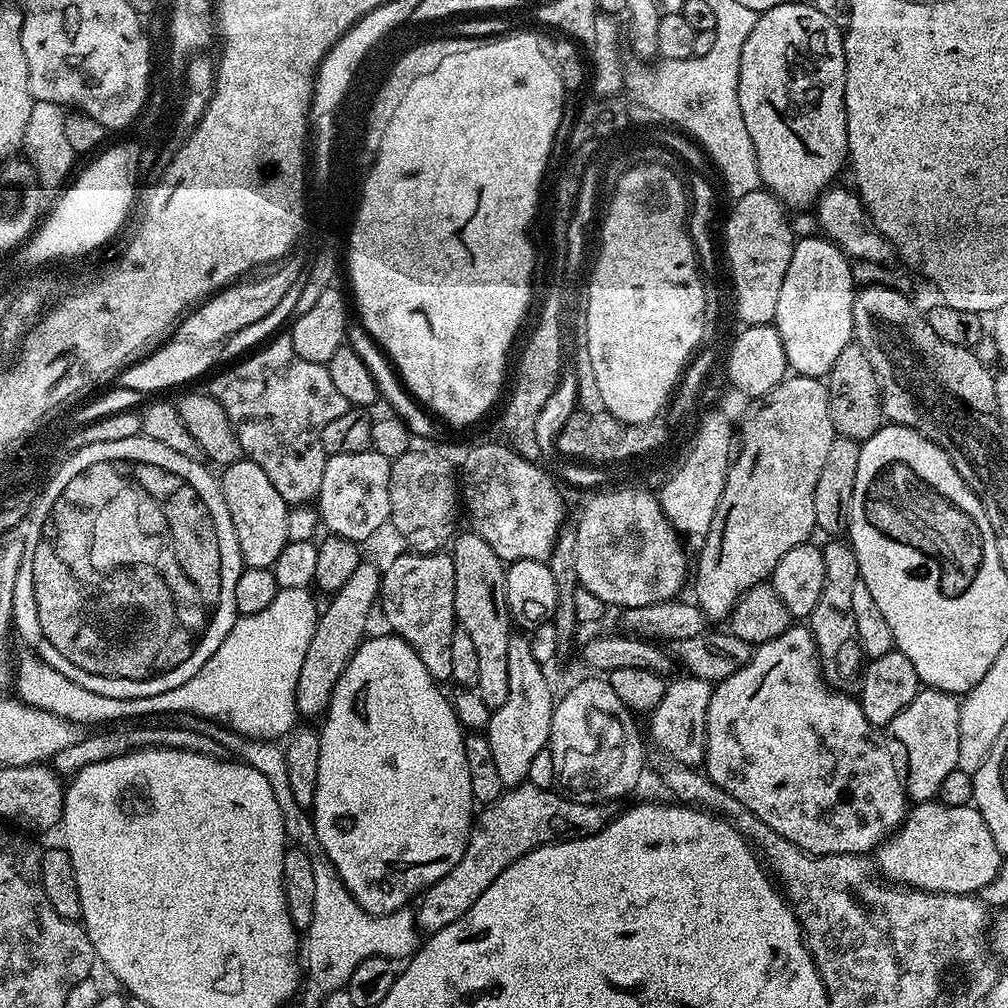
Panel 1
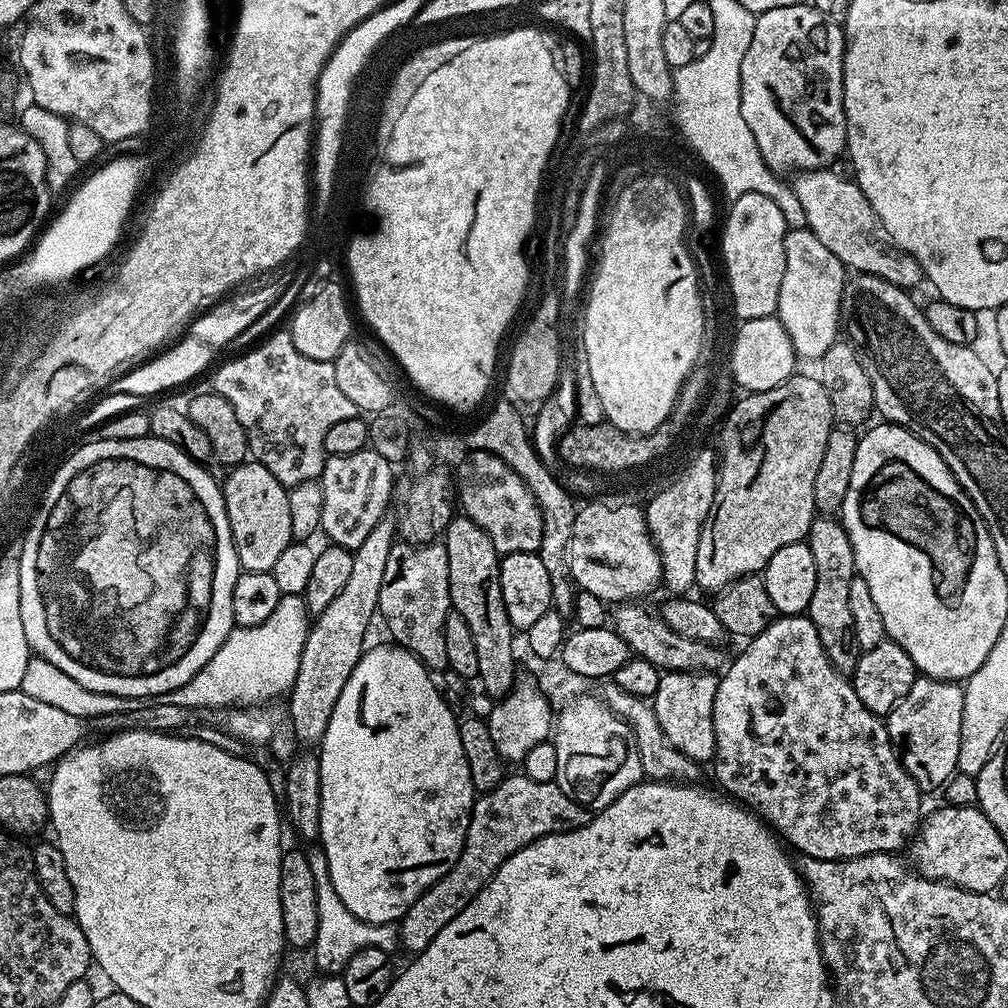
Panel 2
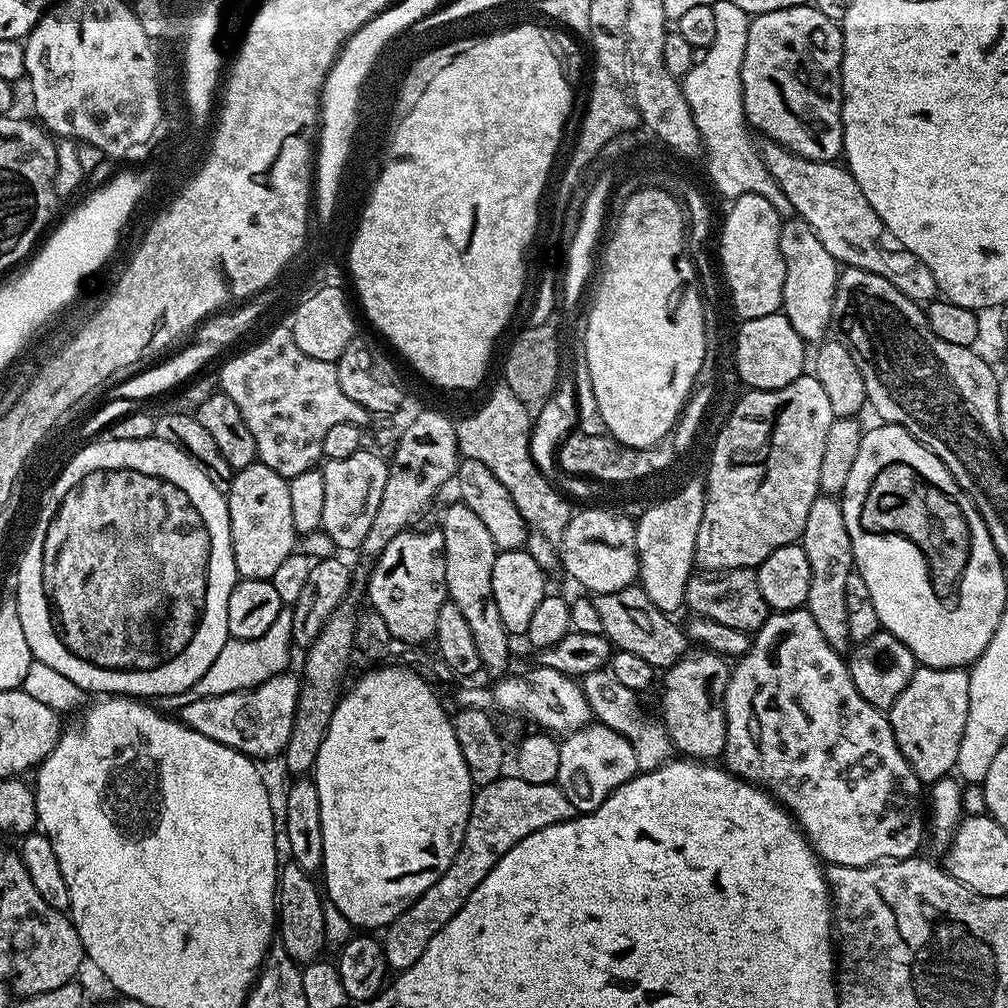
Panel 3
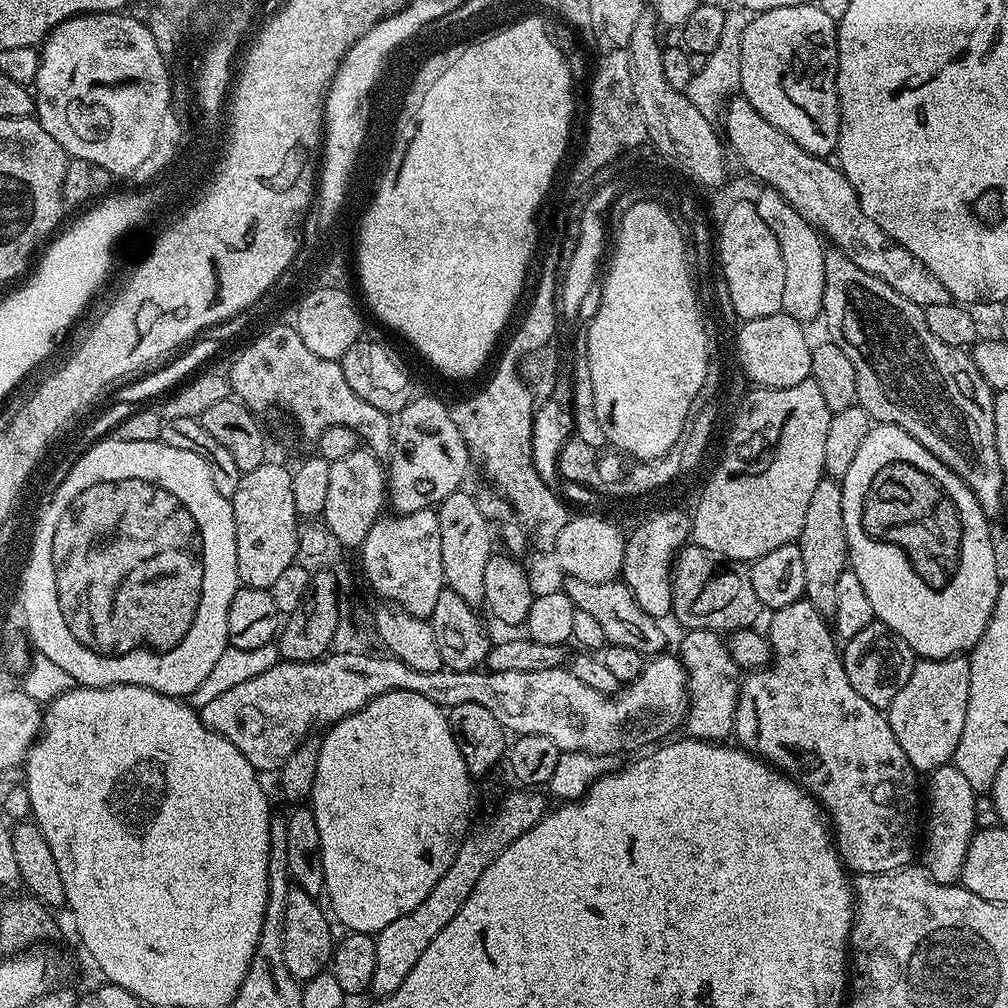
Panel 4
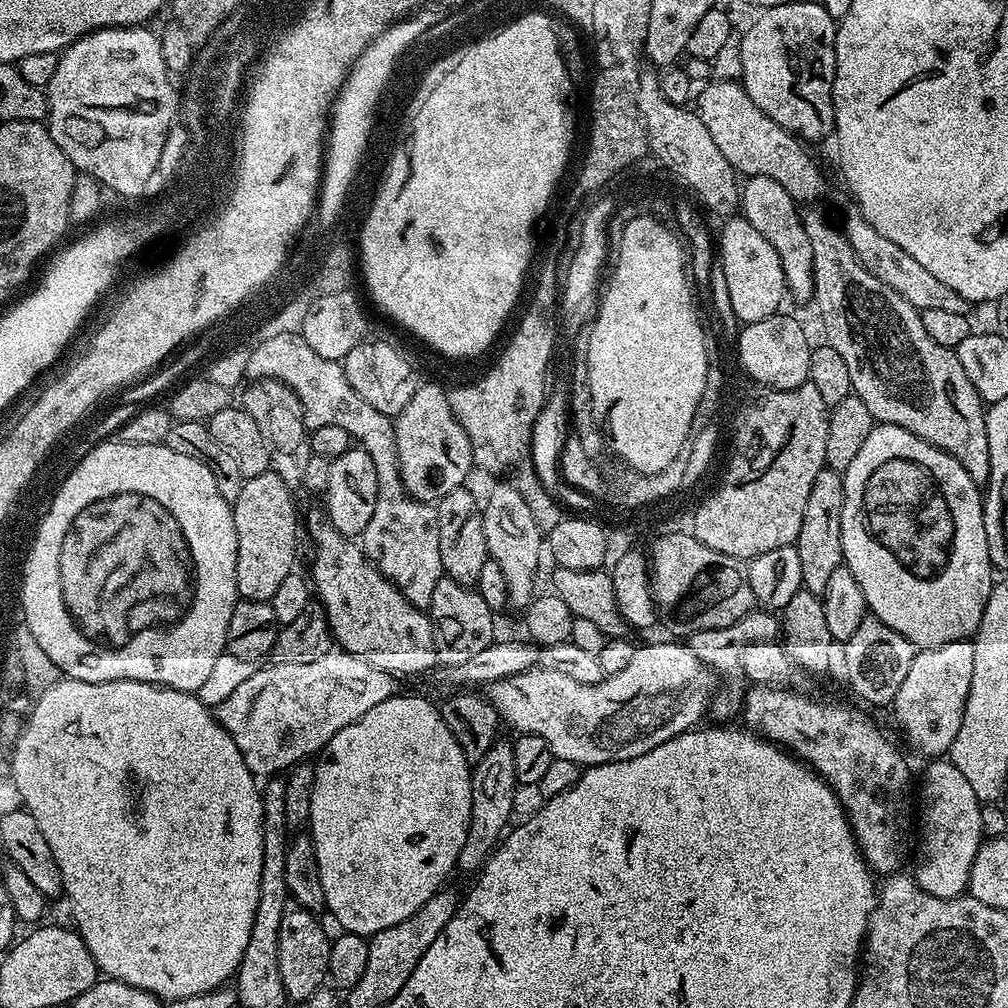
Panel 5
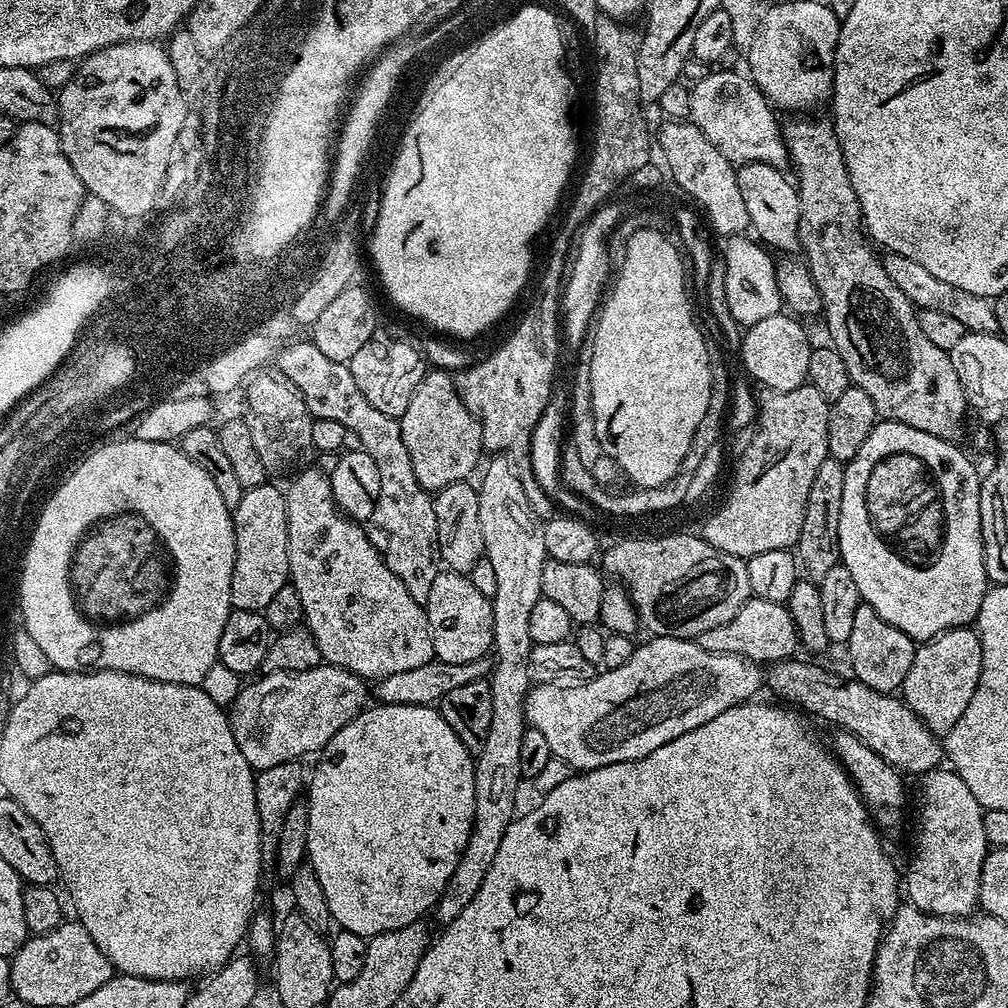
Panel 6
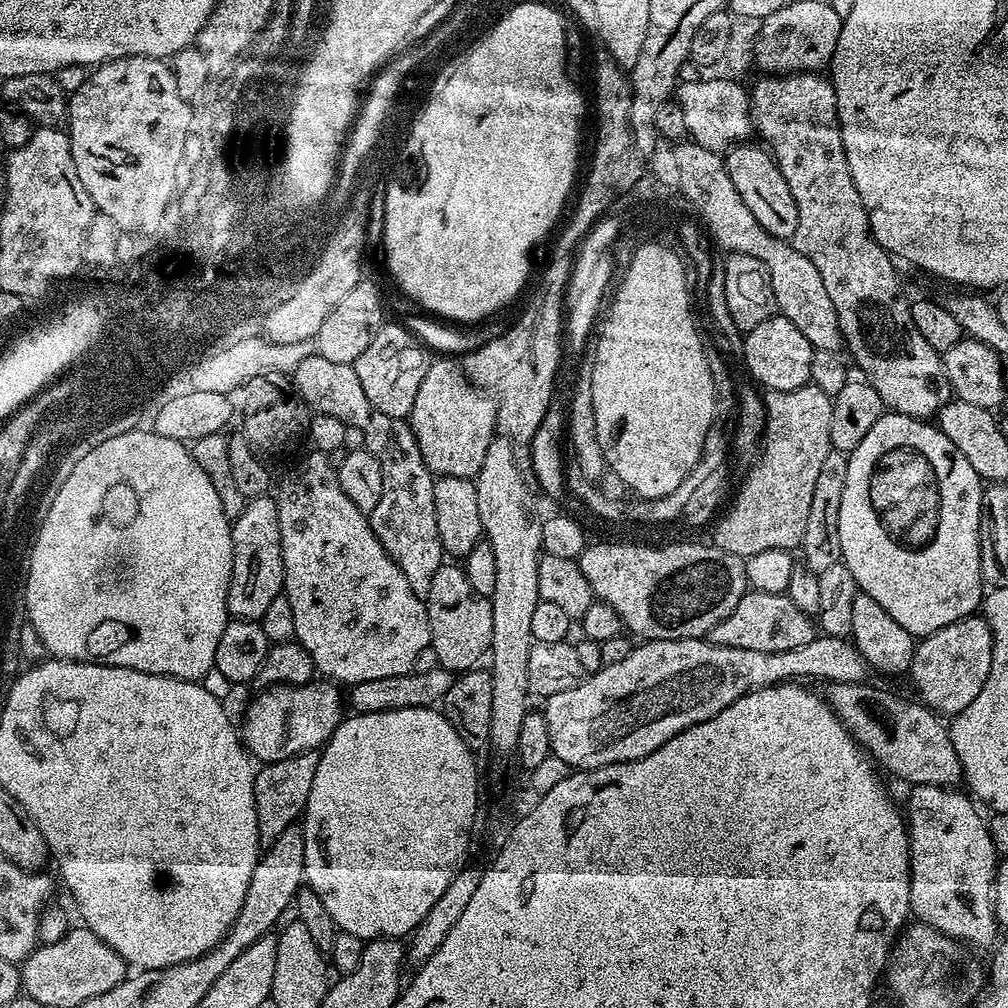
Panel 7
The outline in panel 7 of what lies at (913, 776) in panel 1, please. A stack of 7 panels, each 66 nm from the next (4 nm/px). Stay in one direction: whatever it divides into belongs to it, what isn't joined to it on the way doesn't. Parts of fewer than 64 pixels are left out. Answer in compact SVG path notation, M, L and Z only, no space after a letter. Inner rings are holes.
M973 614L962 618L958 622L950 622L950 626L942 626L934 634L923 637L915 645L912 653L912 667L910 677L912 684L916 687L915 695L932 709L933 712L944 718L957 716L974 698L978 698L978 690L986 686L986 674L990 674L990 662L992 661L992 631L983 615Z

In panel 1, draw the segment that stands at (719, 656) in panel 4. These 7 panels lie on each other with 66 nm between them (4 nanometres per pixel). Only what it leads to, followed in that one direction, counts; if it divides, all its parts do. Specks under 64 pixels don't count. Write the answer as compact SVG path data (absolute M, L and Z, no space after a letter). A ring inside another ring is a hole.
M687 674L681 675L681 680L676 680L665 687L662 694L662 702L658 702L658 706L650 713L652 720L646 724L646 732L652 740L665 752L667 758L673 764L684 764L688 768L694 768L704 763L704 747L706 746L706 710L710 706L710 698L712 697L713 685L706 680L699 680L696 676Z

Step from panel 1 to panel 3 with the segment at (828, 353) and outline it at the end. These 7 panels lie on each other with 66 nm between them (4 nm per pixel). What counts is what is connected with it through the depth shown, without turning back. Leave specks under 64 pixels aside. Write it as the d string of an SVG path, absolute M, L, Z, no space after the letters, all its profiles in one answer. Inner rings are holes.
M788 218L780 226L780 249L786 262L786 282L782 311L785 318L798 330L806 342L820 342L825 339L824 331L832 324L832 303L836 293L836 283L841 269L836 259L818 242L818 234L799 218Z

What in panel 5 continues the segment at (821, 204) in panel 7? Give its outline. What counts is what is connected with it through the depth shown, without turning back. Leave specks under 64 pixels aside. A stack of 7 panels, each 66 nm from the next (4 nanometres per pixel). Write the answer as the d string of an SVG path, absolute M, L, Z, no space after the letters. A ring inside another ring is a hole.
M816 206L809 208L812 209L805 211L802 219L810 250L814 250L814 305L820 311L820 320L824 323L823 339L831 348L838 350L838 354L842 354L846 367L850 369L854 395L866 402L866 410L870 410L873 421L902 426L902 430L910 430L910 434L946 450L946 454L962 462L962 470L970 474L977 486L987 485L990 446L984 421L986 408L970 378L966 378L966 370L962 370L962 362L958 362L955 351L938 346L938 342L926 334L919 308L910 306L902 294L890 290L886 282L874 278L874 274L860 265L843 231L828 221L826 213L819 212Z

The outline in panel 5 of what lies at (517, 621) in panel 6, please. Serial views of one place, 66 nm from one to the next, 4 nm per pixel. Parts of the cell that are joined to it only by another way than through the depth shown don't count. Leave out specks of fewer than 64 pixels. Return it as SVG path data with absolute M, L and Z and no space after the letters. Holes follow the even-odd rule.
M500 482L496 489L483 501L484 521L482 530L486 530L486 546L488 555L502 569L502 578L506 578L508 587L507 603L513 604L517 610L528 607L529 602L537 595L536 571L540 568L540 536L542 529L534 522L534 514L530 514L530 506L514 486ZM497 742L483 758L475 761L472 768L472 813L466 843L462 845L462 854L458 854L456 868L459 871L479 873L489 856L496 851L509 827L508 819L516 804L516 791L518 785L514 774L514 750L511 743Z

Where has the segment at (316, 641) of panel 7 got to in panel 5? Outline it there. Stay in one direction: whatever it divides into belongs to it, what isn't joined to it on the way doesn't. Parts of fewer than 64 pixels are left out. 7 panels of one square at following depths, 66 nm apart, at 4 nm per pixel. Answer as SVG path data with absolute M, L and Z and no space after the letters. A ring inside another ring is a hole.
M327 522L316 524L312 528L312 540L316 543L316 553L312 556L312 576L310 584L314 596L328 620L328 631L333 641L343 651L354 656L369 660L378 670L391 672L397 678L416 676L419 672L431 673L437 667L436 647L432 622L427 611L415 608L409 600L400 593L400 589L392 585L364 554L363 547L355 539L344 536Z

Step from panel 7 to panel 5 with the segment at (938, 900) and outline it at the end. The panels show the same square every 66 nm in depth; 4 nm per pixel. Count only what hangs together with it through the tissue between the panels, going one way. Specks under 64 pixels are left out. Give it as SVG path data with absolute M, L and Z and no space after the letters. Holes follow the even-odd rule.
M936 758L924 768L924 793L918 796L918 840L920 849L915 849L916 885L926 894L934 894L943 900L953 900L955 896L965 895L968 886L968 875L972 869L974 858L978 854L982 843L982 801L974 794L973 788L966 783L966 778L958 771L958 766L952 764L951 759Z

